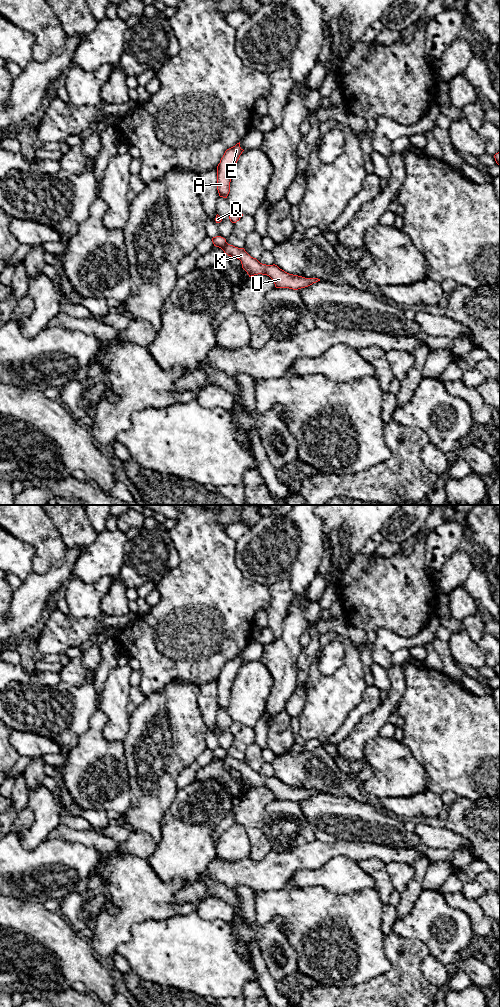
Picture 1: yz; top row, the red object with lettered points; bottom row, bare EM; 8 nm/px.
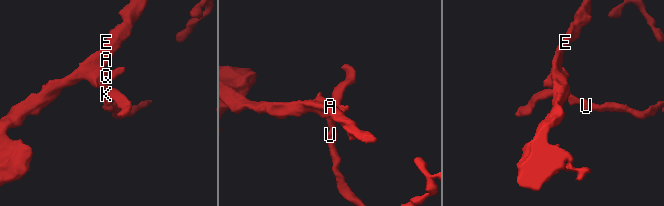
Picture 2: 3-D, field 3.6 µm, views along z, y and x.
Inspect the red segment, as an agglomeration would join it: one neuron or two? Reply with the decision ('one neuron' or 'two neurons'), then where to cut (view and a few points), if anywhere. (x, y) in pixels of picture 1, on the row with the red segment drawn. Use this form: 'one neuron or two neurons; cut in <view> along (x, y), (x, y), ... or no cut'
two neurons; cut in yz along (226, 242), (220, 247)

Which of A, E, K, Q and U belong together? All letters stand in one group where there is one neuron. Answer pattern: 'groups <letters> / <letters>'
groups A E Q / K U

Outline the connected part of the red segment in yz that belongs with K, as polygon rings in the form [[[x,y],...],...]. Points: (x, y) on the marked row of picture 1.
[[[226,243],[223,247],[221,247],[221,249],[228,256],[239,259],[241,261],[242,268],[247,272],[249,277],[258,274],[267,275],[274,281],[276,288],[298,290],[320,281],[318,278],[305,278],[289,274],[275,264],[262,264],[256,258],[251,257],[244,248],[238,248]]]

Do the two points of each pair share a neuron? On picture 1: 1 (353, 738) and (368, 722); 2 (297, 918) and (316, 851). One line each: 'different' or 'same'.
1: same
2: different

